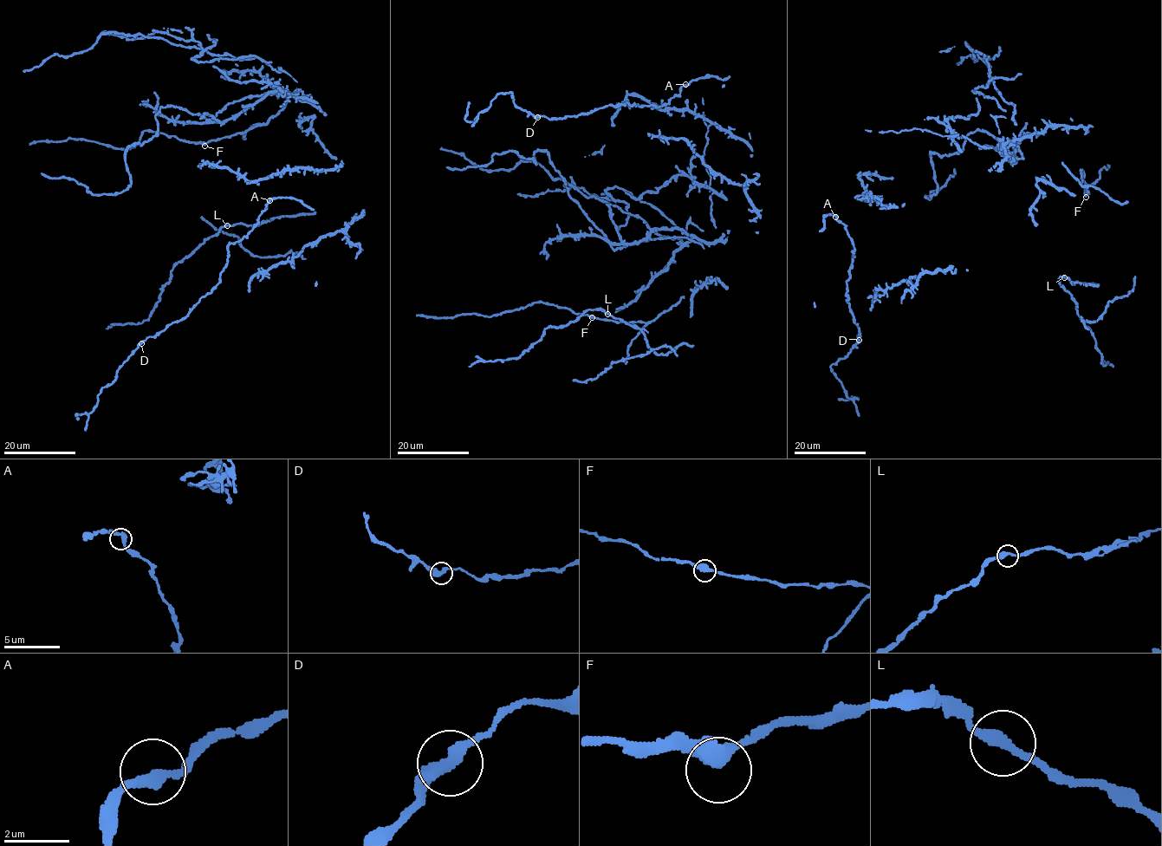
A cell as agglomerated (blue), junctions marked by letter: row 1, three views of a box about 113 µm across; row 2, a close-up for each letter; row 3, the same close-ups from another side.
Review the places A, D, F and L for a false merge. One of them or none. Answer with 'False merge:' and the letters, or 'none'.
False merge: none

